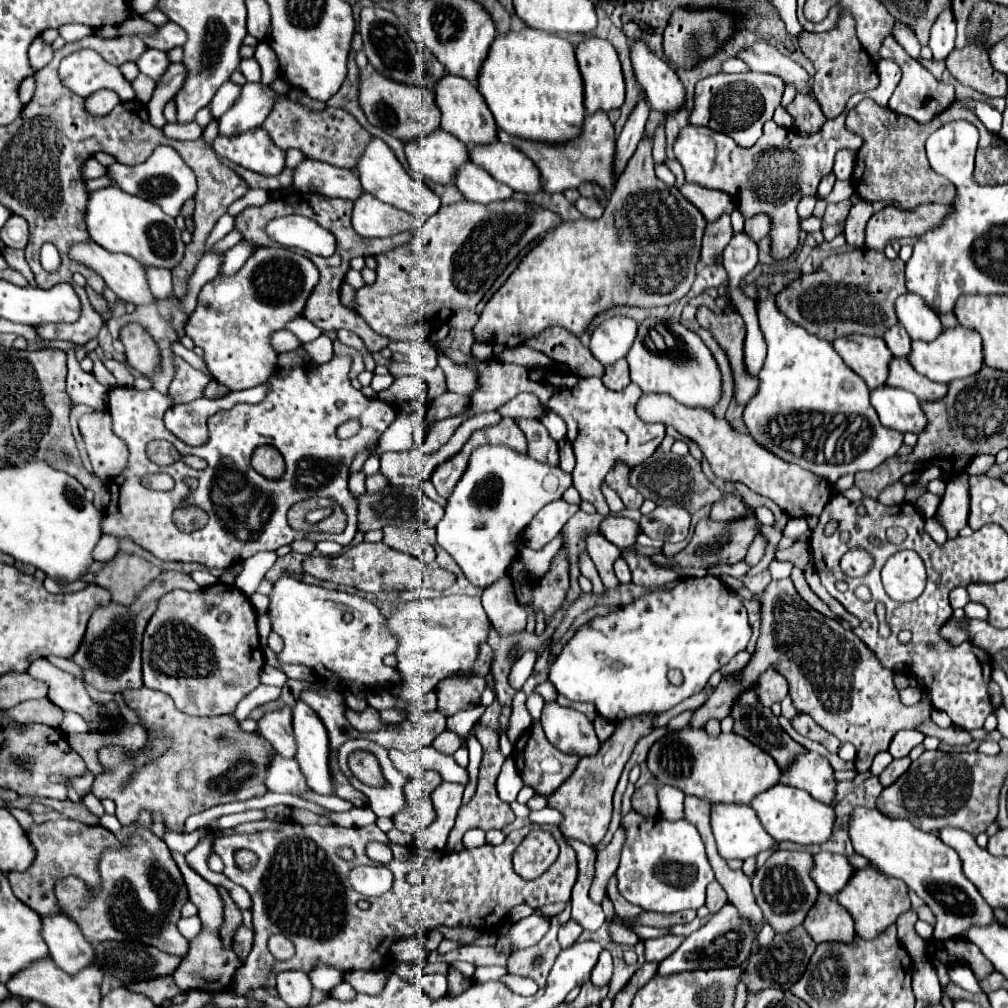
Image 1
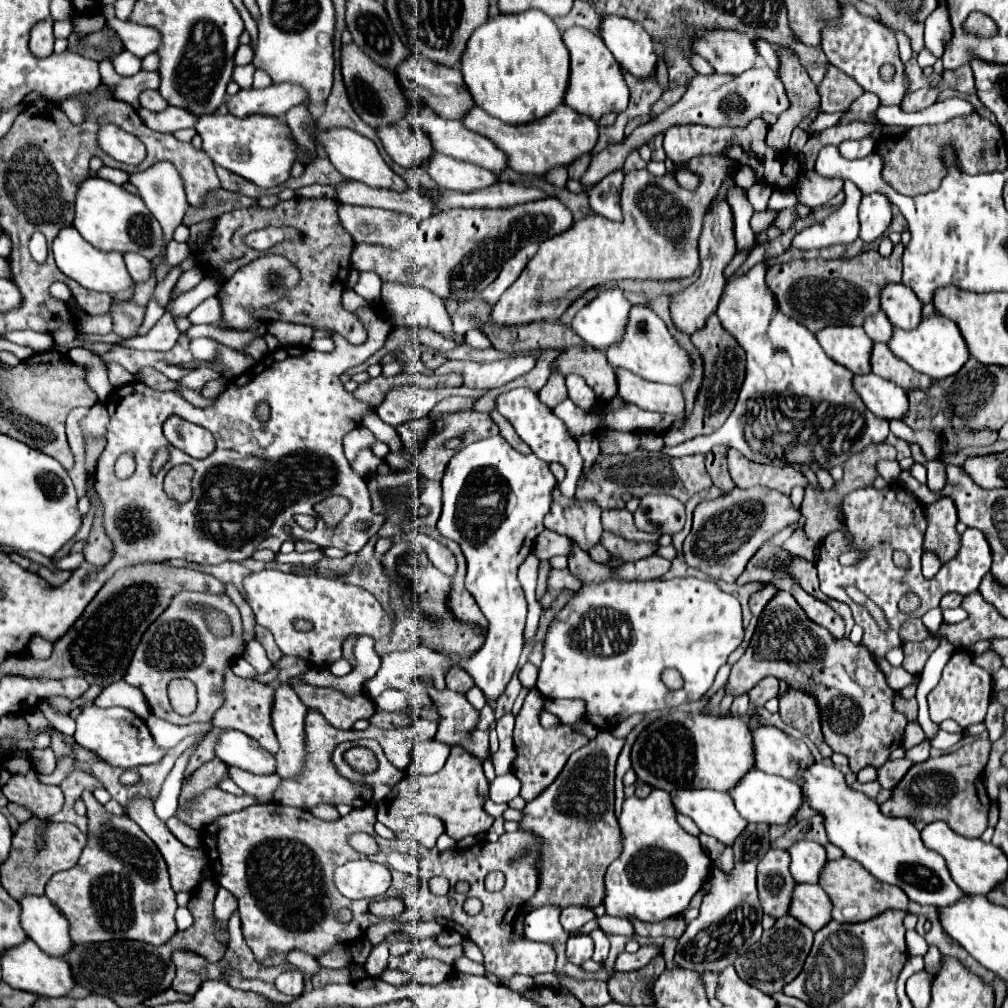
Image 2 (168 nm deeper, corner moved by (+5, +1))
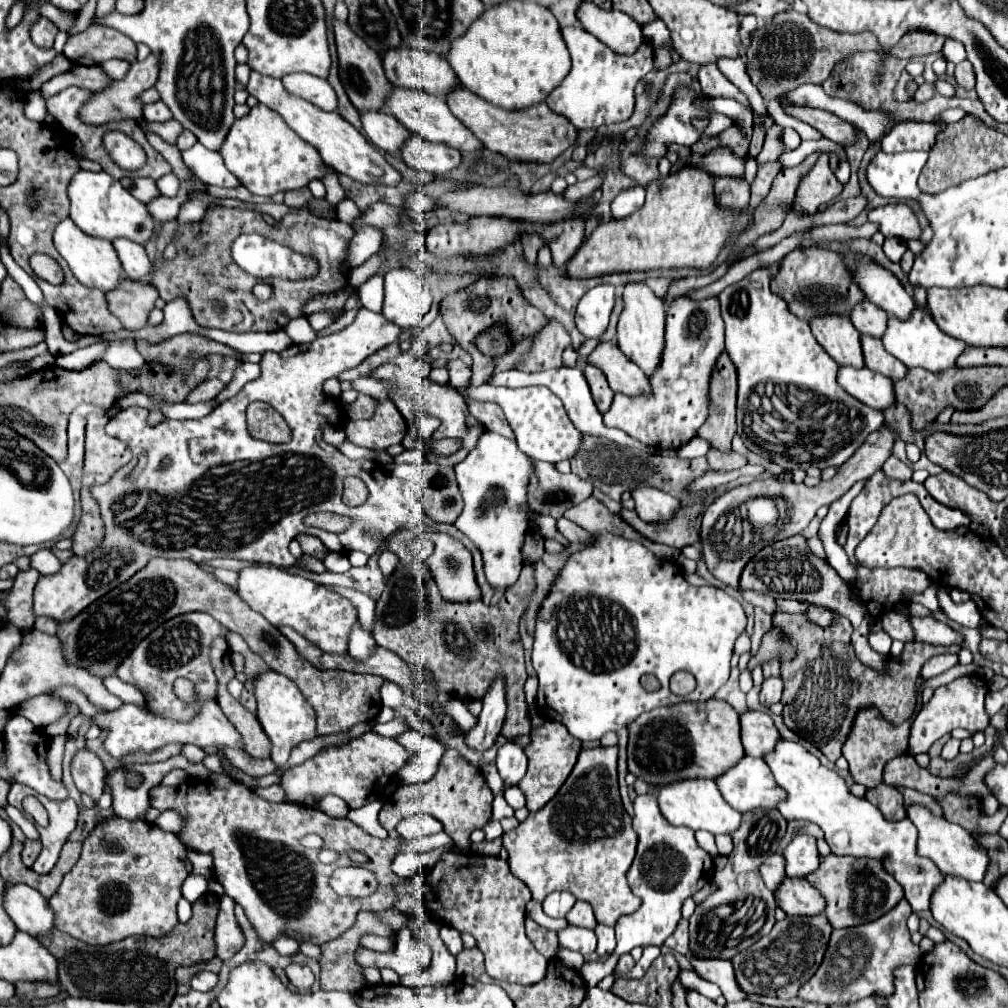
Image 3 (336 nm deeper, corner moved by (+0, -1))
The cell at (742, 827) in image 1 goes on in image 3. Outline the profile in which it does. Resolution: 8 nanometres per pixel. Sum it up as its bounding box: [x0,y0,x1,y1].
[657,778,741,834]

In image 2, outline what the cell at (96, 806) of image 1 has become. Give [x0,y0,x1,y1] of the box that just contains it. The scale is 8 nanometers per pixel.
[46,792,176,946]

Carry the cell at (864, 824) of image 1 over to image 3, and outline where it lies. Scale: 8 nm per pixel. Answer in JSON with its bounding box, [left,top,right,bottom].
[763,738,943,912]

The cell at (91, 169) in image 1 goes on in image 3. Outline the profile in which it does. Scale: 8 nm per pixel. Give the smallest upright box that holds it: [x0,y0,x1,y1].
[121,178,161,204]

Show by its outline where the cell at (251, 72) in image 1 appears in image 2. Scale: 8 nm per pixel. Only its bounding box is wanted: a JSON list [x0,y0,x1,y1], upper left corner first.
[232,64,254,88]

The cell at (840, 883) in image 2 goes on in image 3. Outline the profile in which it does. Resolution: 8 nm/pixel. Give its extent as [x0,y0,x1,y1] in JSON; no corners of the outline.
[807,856,901,928]

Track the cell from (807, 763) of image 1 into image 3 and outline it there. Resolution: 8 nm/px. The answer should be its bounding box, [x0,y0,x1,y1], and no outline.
[739,710,779,758]

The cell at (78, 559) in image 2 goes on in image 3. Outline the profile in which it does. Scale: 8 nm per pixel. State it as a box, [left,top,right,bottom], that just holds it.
[29,548,61,574]

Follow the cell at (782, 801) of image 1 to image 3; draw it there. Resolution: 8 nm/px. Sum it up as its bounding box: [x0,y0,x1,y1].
[715,756,785,814]

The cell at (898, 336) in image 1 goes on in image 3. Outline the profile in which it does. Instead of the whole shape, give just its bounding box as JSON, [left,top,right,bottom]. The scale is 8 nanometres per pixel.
[849,300,887,338]

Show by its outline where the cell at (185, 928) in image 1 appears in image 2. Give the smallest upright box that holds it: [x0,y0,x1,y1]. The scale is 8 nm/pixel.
[176,908,194,930]

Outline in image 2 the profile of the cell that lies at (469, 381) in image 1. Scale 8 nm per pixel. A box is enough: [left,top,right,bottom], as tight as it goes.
[436,354,536,388]

